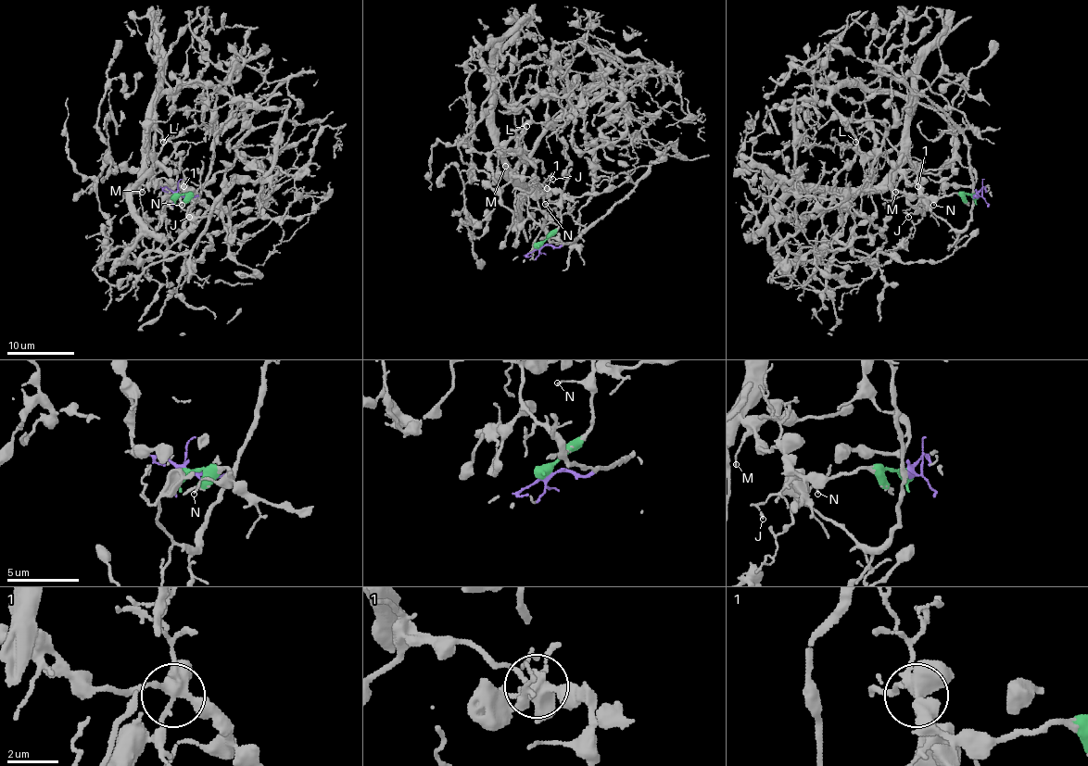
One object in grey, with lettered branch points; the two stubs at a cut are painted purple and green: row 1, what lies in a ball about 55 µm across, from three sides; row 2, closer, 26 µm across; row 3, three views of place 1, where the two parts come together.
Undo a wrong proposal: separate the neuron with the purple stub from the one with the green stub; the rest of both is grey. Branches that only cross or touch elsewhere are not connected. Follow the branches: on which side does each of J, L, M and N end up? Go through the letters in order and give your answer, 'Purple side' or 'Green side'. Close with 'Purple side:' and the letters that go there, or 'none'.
J: Purple side
L: Green side
M: Green side
N: Green side
Purple side: J

